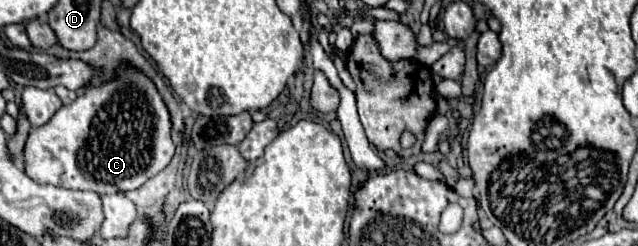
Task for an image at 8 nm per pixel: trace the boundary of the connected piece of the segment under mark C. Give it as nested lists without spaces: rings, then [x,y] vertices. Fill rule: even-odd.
[[[122,63],[116,69],[112,81],[98,87],[86,87],[86,91],[78,95],[70,105],[62,105],[46,125],[30,131],[24,147],[26,175],[38,183],[64,189],[96,191],[100,195],[138,189],[170,163],[174,155],[170,129],[172,123],[168,107],[152,79],[130,63]]]

